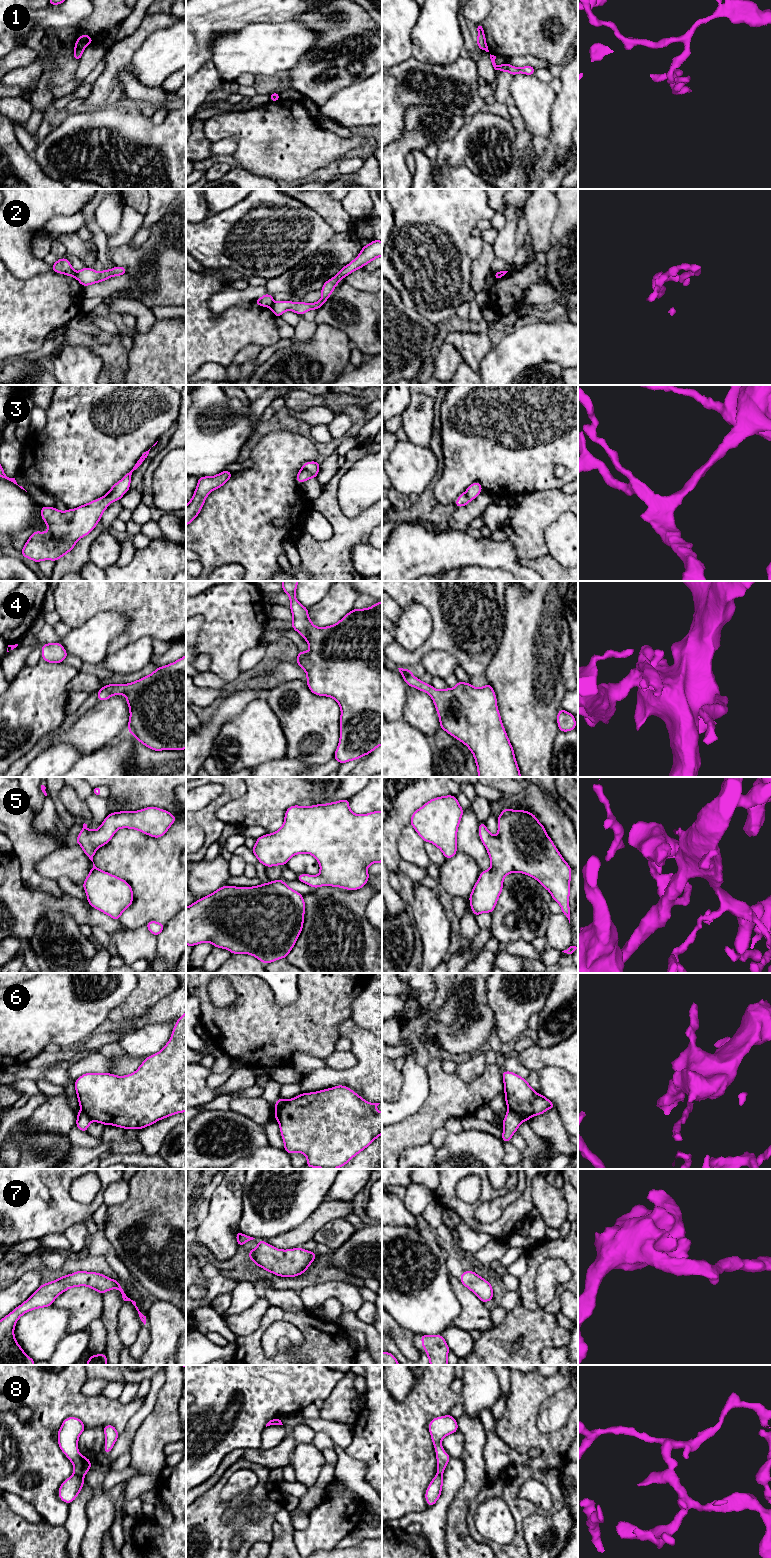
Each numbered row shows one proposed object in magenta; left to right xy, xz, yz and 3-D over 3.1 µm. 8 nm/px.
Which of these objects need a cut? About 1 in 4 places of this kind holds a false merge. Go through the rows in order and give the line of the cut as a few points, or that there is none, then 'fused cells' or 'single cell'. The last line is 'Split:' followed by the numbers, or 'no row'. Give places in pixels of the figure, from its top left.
1: cut xy (75, 46), (82, 50); fused cells
2: cut xy (77, 272), (75, 277); fused cells
3: cut none; single cell
4: cut none; single cell
5: cut none; single cell
6: cut yz (508, 1108), (523, 1120); fused cells
7: cut none; single cell
8: cut xy (74, 1473), (82, 1477); fused cells
Split: 1, 2, 6, 8

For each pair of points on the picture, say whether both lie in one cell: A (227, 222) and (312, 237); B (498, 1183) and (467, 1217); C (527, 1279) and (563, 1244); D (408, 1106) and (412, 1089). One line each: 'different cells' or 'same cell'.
A: same cell
B: different cells
C: same cell
D: same cell

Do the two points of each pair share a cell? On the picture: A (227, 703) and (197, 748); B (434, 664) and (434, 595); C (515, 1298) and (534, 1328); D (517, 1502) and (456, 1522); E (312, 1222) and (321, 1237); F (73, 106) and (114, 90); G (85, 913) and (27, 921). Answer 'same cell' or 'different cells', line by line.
A: same cell
B: different cells
C: different cells
D: different cells
E: different cells
F: different cells
G: same cell

